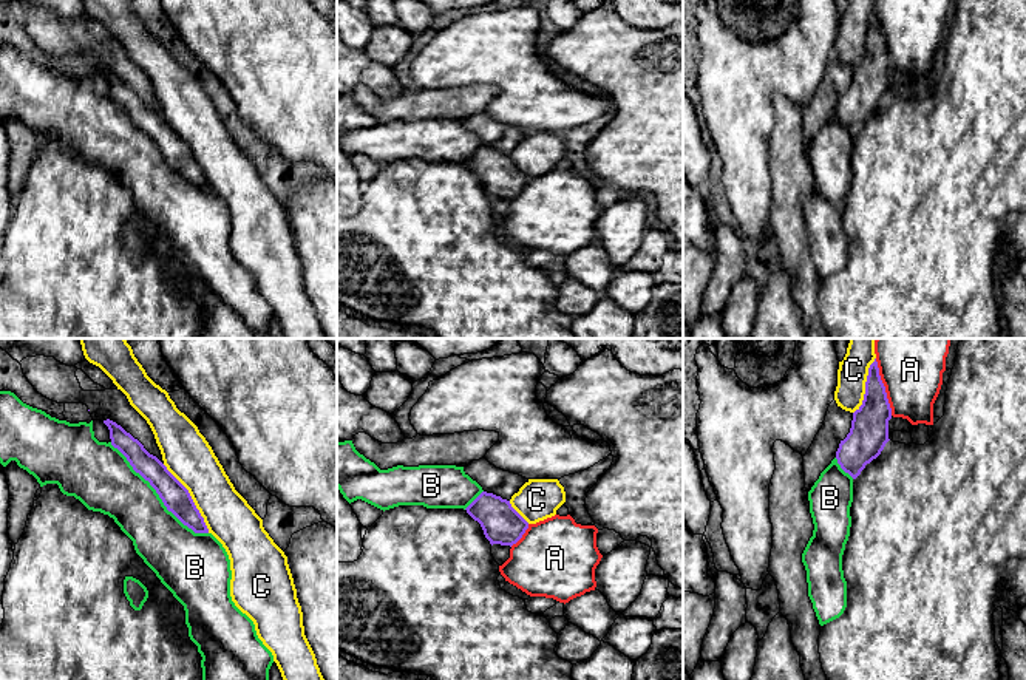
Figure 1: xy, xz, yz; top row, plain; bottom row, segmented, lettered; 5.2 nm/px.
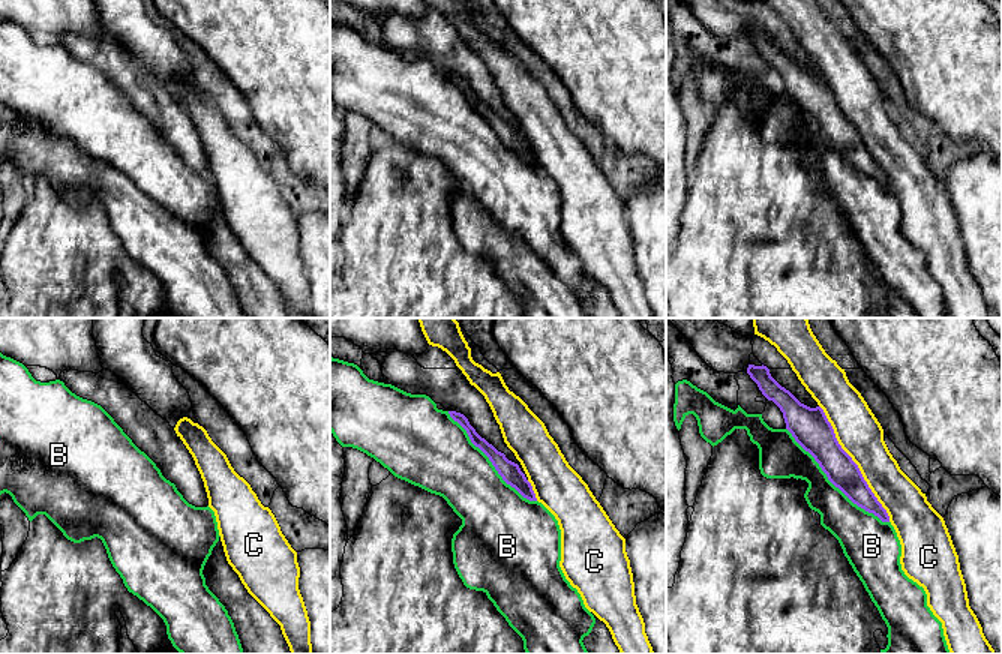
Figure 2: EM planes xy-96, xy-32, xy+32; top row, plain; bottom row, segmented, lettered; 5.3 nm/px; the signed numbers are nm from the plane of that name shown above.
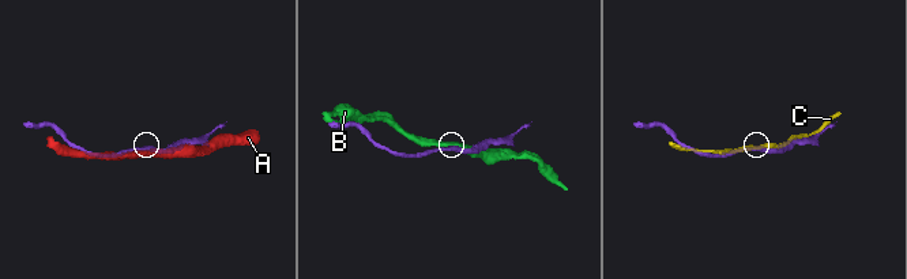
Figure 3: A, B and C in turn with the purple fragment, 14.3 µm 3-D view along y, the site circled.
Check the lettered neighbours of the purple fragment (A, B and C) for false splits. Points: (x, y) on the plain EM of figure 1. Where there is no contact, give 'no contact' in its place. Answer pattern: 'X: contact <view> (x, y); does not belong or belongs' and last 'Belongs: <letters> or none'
A: contact yz (884, 40); does not belong
B: contact xy (158, 147); does not belong
C: contact xy (190, 152); does not belong
Belongs: none

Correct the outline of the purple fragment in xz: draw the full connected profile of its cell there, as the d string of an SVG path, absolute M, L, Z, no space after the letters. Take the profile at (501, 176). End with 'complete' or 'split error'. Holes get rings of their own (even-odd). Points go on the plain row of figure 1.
M485 111L464 121L482 147L465 162L481 178L490 198L513 199L528 176L511 161L510 153L528 133L491 119Z | split error

